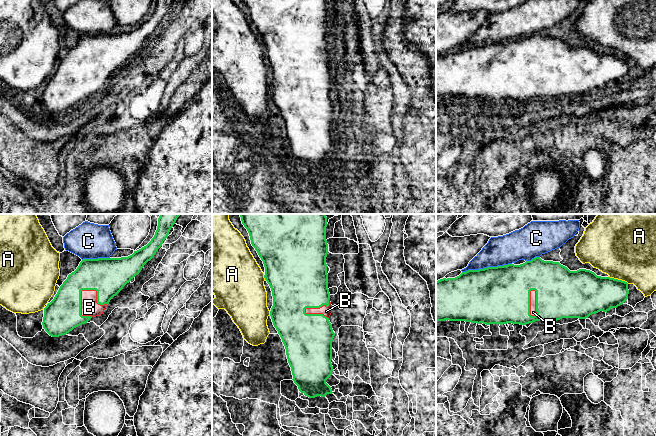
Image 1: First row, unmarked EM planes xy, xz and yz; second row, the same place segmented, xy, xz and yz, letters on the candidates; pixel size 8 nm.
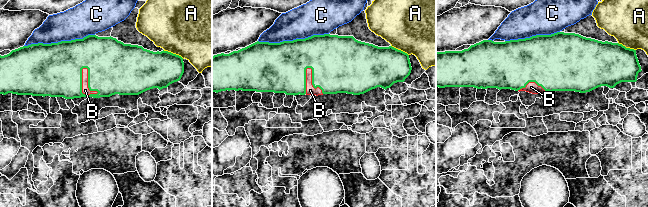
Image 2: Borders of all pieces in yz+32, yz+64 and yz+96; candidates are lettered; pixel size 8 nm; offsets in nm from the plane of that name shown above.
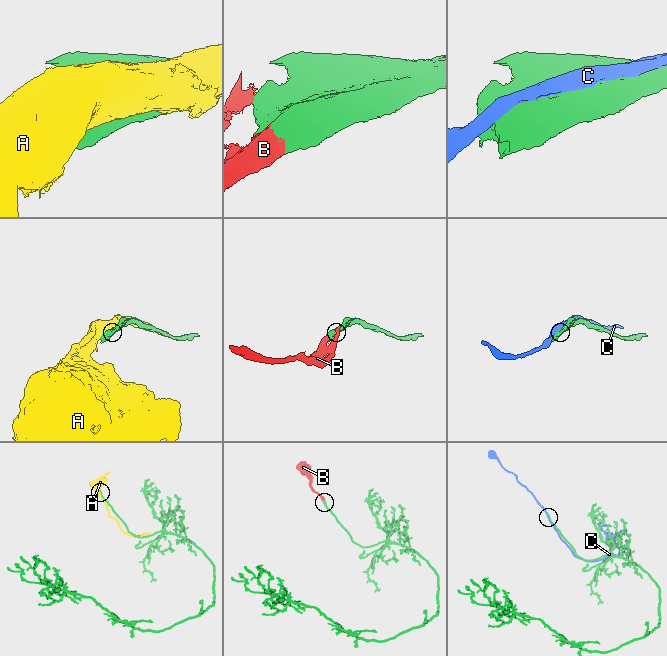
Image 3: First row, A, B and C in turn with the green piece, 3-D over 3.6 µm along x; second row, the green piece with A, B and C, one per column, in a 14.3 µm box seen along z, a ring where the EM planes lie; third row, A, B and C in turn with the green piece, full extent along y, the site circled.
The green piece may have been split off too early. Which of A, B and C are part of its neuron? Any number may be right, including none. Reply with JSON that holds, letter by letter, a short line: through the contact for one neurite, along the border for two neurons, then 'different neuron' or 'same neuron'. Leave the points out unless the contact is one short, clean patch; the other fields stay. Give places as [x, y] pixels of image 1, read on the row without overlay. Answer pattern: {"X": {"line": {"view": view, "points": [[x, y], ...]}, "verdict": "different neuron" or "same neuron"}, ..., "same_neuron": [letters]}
{"A": {"verdict": "different neuron"}, "B": {"verdict": "same neuron"}, "C": {"verdict": "different neuron"}, "same_neuron": ["B"]}

